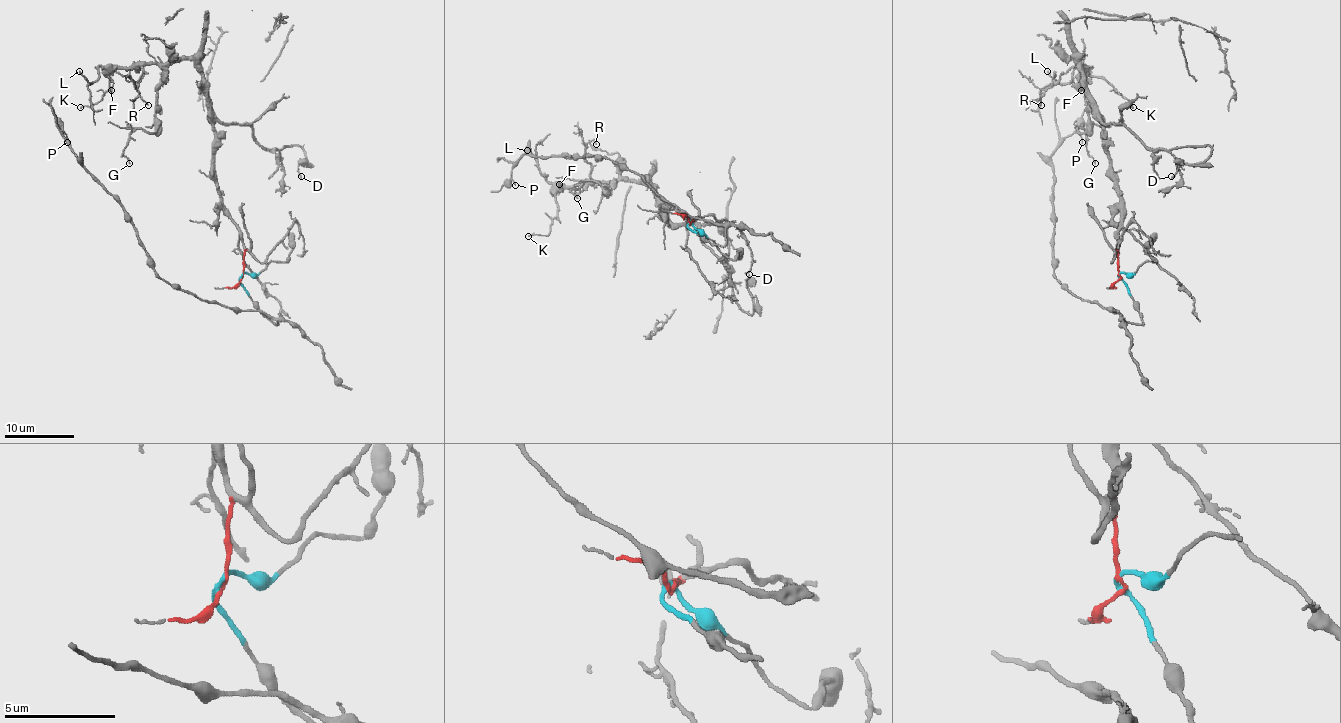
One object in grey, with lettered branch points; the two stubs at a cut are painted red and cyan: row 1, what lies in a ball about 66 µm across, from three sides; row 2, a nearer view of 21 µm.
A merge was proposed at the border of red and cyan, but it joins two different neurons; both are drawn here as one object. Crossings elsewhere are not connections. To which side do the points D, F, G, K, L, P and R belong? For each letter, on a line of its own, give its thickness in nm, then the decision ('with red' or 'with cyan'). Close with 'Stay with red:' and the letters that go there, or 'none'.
D: 120 nm | with red
F: 110 nm | with red
G: 130 nm | with red
K: 110 nm | with red
L: 150 nm | with red
P: 90 nm | with cyan
R: 100 nm | with red
Stay with red: D, F, G, K, L, R

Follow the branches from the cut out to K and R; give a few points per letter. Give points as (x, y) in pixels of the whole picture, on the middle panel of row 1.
K: (691, 221), (670, 222), (659, 198), (640, 181), (581, 181), (555, 195), (557, 217), (550, 231), (528, 236)
R: (691, 221), (670, 222), (659, 198), (637, 181), (595, 181), (585, 158), (585, 148), (590, 141), (595, 144)

